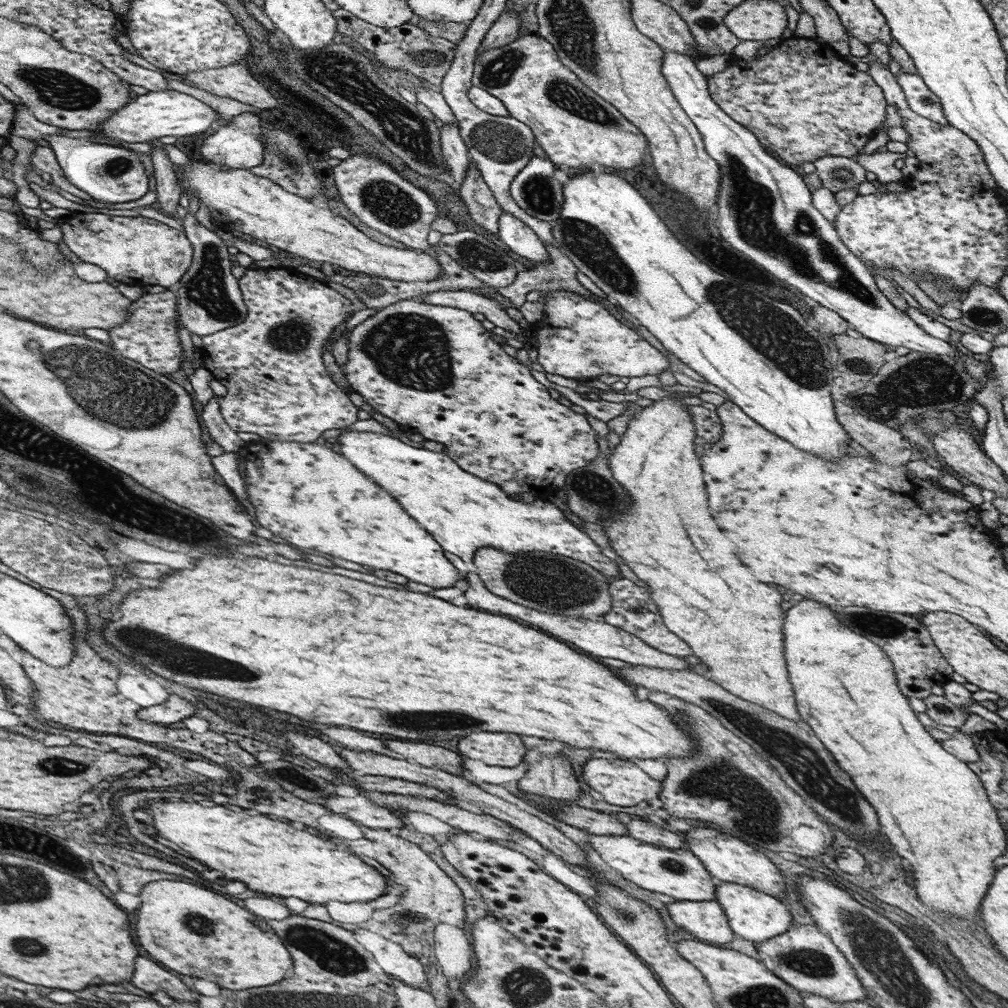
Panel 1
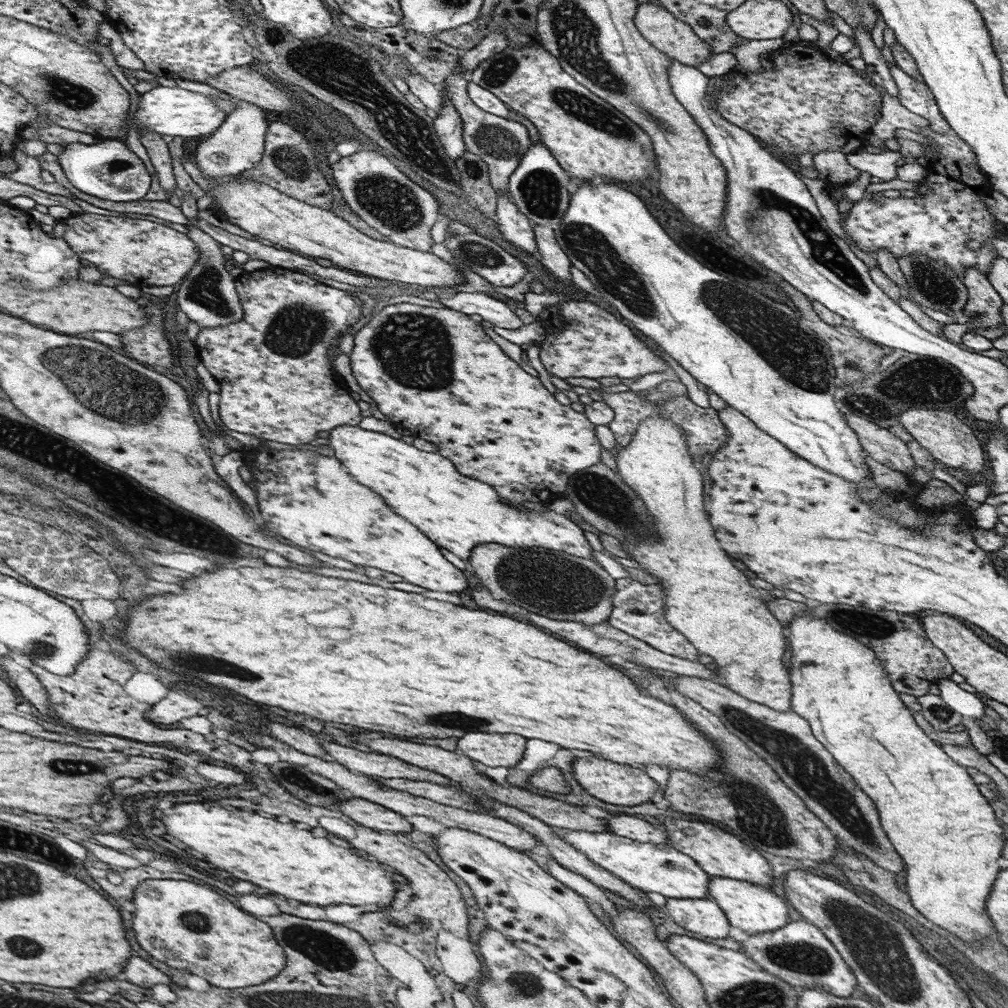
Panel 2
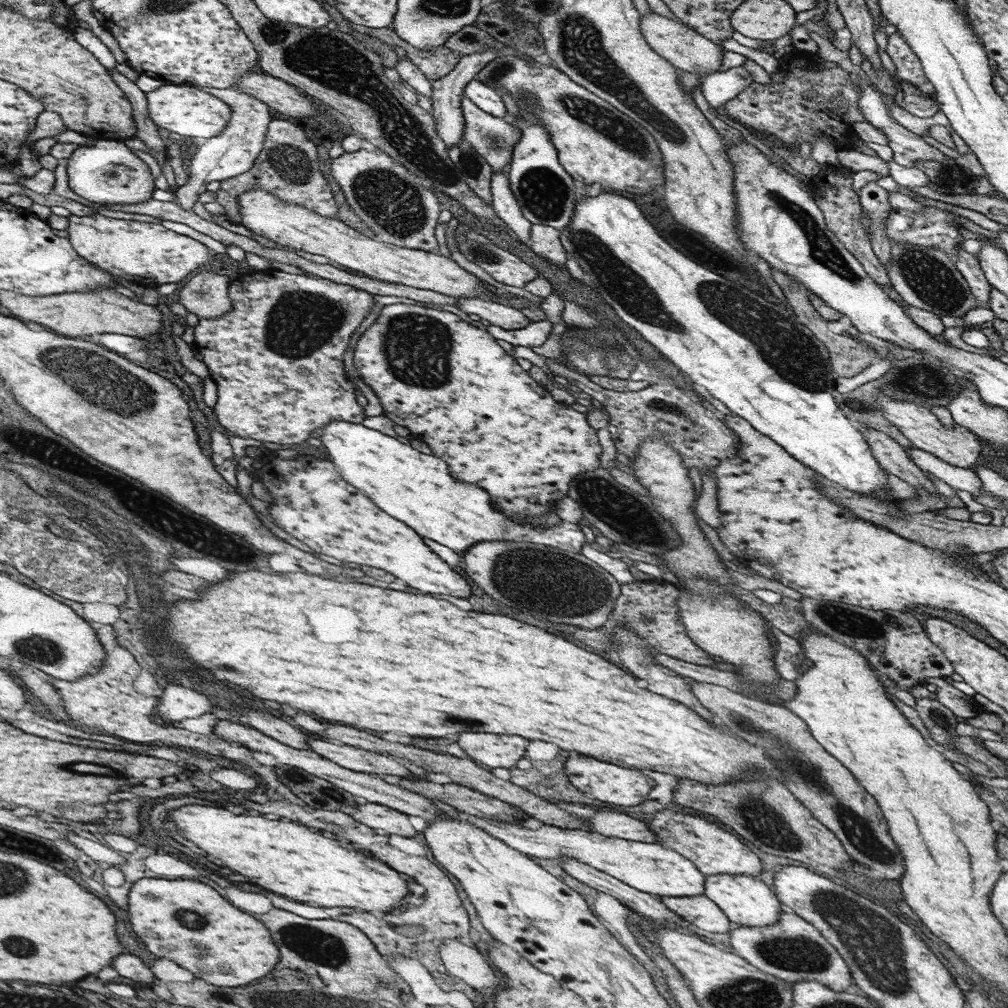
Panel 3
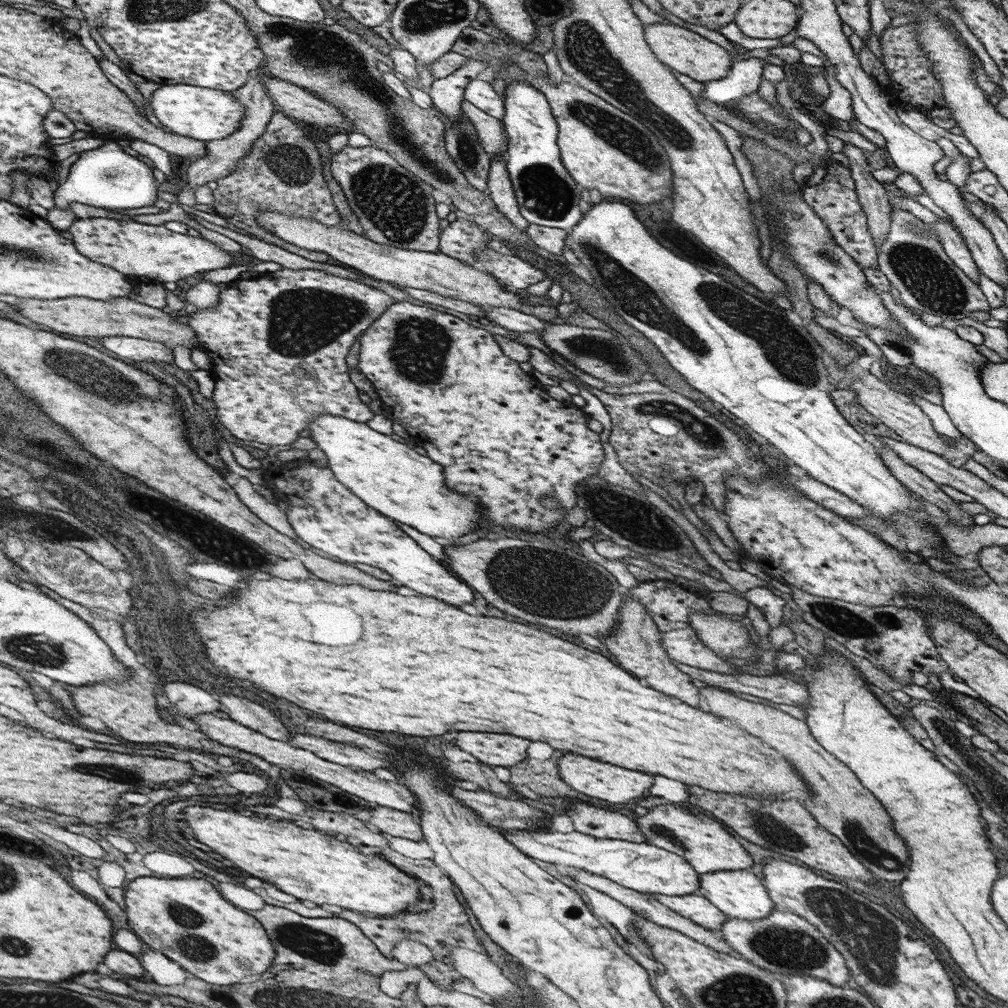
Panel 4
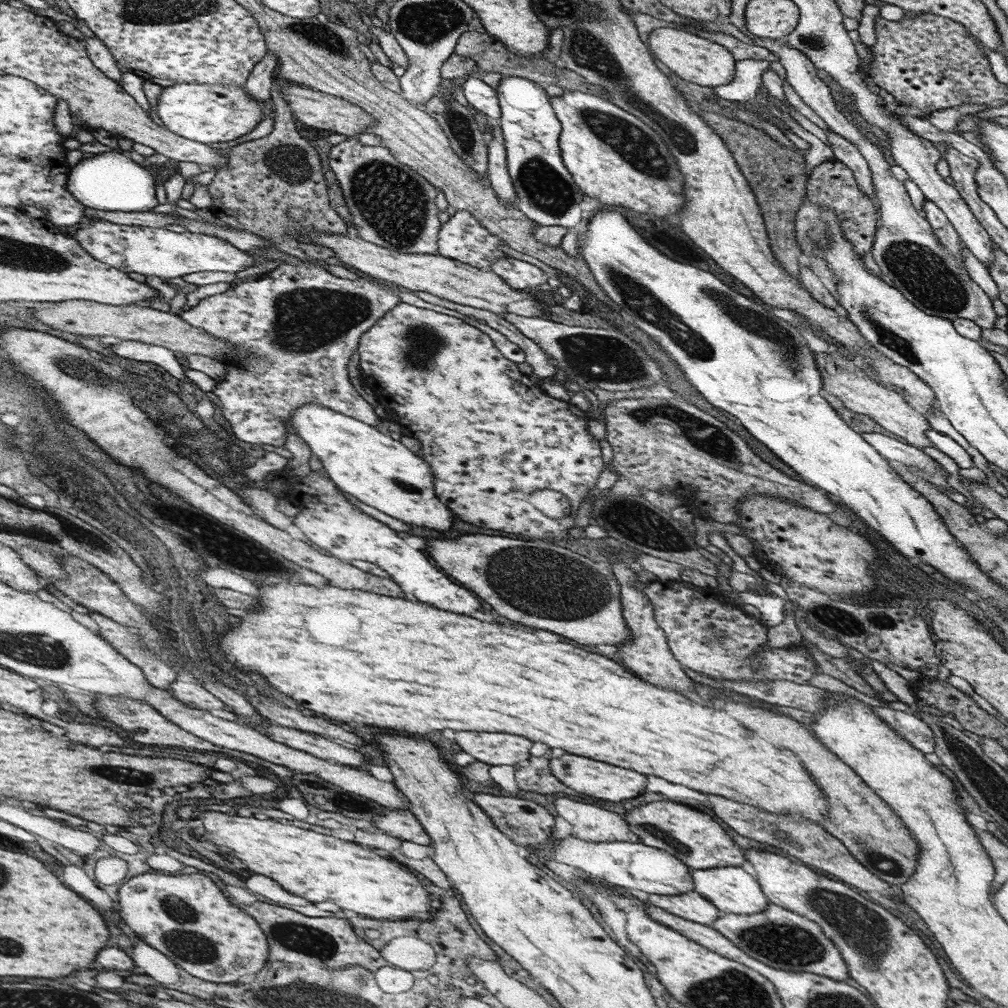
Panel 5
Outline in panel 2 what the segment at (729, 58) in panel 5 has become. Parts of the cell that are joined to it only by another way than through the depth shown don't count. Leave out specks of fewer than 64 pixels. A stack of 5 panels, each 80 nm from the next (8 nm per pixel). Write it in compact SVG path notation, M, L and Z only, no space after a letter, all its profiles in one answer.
M652 2L642 3L637 8L634 23L642 37L648 40L654 48L669 56L671 60L677 60L677 62L682 64L697 67L702 62L710 60L714 53L712 45L700 40L688 24L676 19L664 6L656 6Z

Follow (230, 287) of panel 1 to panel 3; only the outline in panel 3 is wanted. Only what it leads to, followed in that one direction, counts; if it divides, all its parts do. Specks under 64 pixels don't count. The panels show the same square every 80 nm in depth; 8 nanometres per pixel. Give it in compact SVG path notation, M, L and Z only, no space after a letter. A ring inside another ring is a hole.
M195 86L202 92L211 93L212 96L219 97L225 104L231 106L234 114L228 126L218 135L207 139L190 160L188 167L189 179L186 184L179 187L175 192L177 200L181 204L182 210L190 210L196 204L198 196L206 191L206 184L214 180L223 181L239 174L248 172L255 163L265 143L265 134L267 133L272 116L268 104L256 100L250 94L238 92L234 88L218 89L208 88L207 86ZM210 264L178 292L180 304L200 319L221 317L231 311L233 303L229 296L231 280L221 269L216 273L209 268Z

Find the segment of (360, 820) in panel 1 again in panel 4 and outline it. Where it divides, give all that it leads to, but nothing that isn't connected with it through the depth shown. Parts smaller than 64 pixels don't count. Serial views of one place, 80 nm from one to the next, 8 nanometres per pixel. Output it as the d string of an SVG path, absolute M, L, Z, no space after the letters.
M378 805L371 808L370 813L367 824L386 836L392 835L416 842L424 838L421 825L415 821L412 813Z

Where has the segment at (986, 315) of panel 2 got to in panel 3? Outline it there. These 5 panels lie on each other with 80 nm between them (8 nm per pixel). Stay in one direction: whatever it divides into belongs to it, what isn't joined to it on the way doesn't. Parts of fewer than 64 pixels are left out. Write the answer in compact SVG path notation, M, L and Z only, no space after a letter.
M960 244L960 248L957 250L957 259L955 260L956 268L962 273L962 276L966 279L968 286L971 288L972 294L975 296L977 300L975 307L980 308L989 308L989 300L990 300L990 286L991 284L988 282L988 279L985 277L981 266L979 265L979 260L977 256L971 253L968 253L965 249L962 248Z

